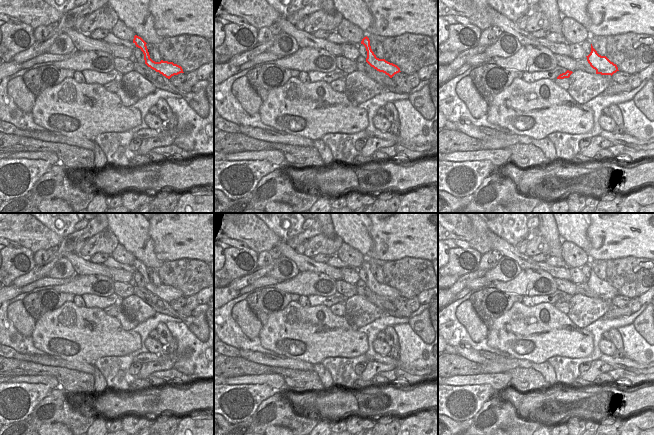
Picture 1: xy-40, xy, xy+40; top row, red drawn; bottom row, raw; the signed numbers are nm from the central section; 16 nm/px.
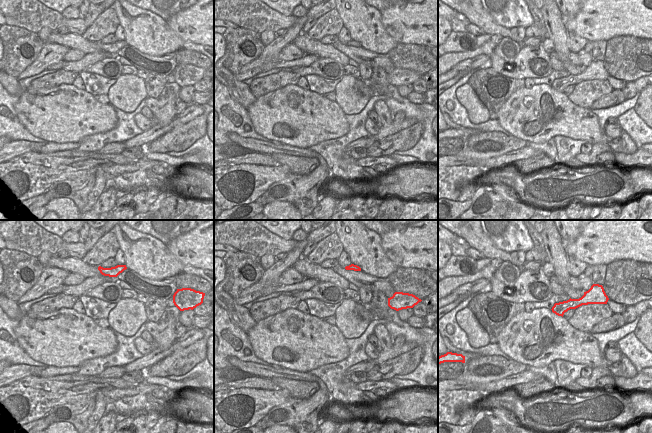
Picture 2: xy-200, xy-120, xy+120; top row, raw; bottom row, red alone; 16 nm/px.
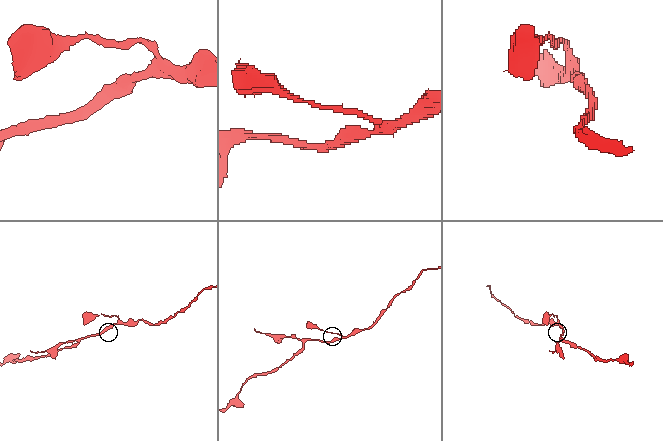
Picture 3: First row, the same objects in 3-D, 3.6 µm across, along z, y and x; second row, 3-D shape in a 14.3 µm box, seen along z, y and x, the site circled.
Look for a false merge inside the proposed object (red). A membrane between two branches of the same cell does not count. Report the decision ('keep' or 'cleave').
keep

